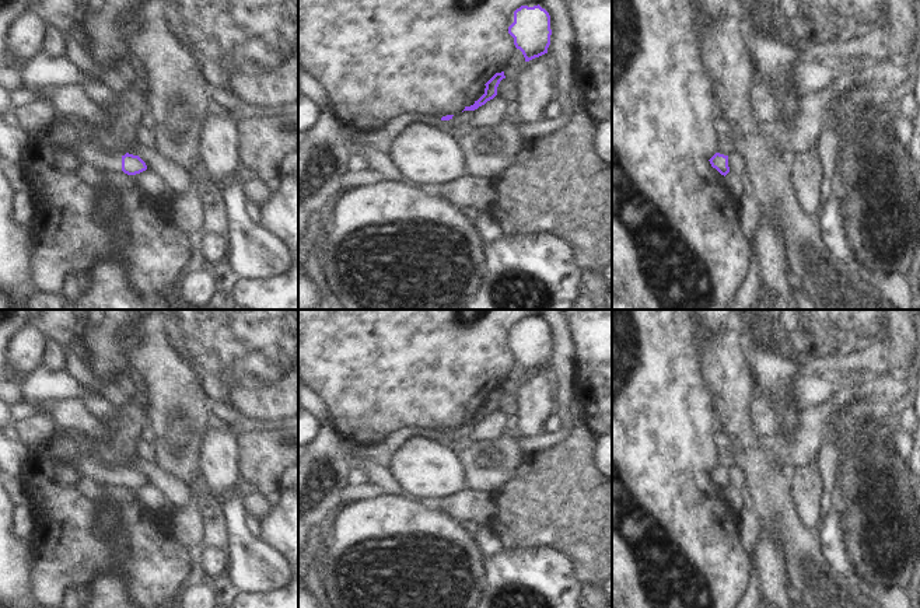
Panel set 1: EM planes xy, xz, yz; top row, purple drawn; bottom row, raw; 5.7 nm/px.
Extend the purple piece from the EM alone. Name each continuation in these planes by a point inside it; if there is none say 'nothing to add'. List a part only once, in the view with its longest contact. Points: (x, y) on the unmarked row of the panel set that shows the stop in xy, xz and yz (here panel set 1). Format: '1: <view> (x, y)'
1: xy (94, 468)

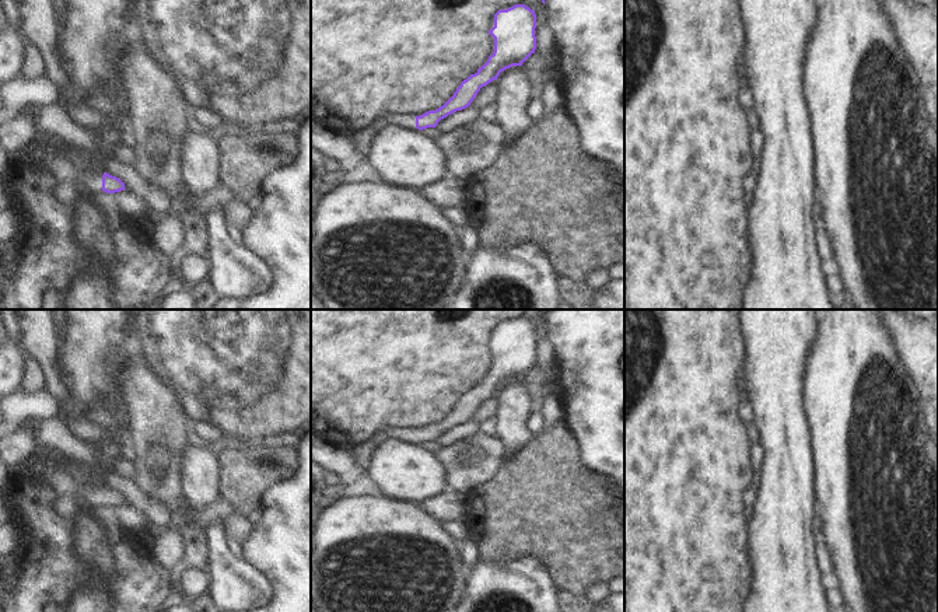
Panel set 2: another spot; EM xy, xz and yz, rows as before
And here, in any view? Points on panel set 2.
1: xy (79, 486)

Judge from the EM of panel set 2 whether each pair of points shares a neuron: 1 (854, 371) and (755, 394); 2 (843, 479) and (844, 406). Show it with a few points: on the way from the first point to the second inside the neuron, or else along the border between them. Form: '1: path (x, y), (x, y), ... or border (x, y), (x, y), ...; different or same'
1: border (812, 350), (807, 363), (804, 383), (805, 415); different
2: path (844, 461), (844, 425); same

